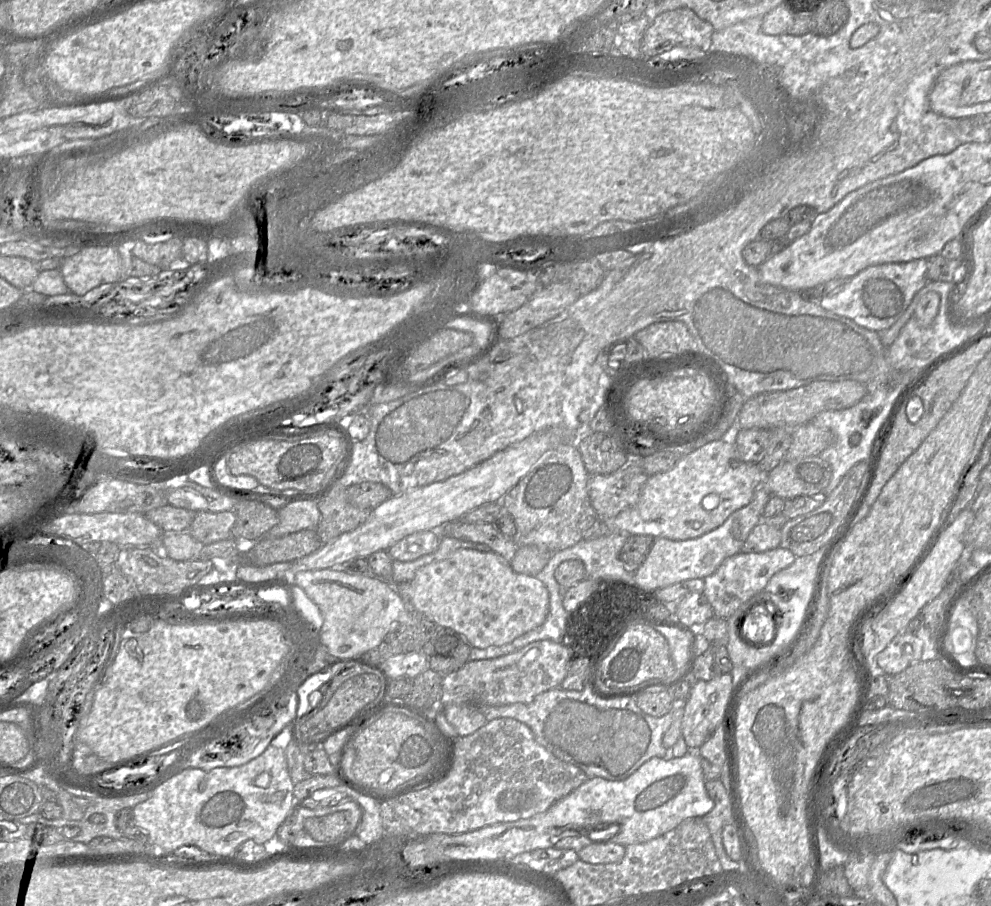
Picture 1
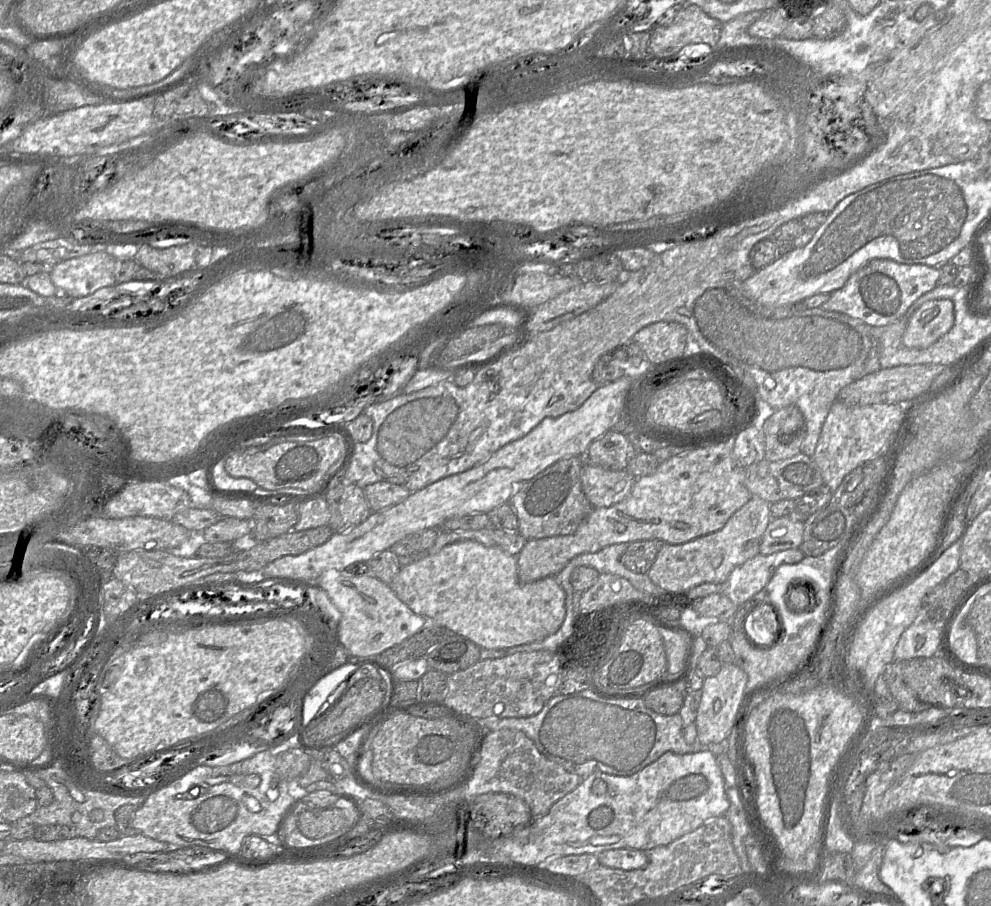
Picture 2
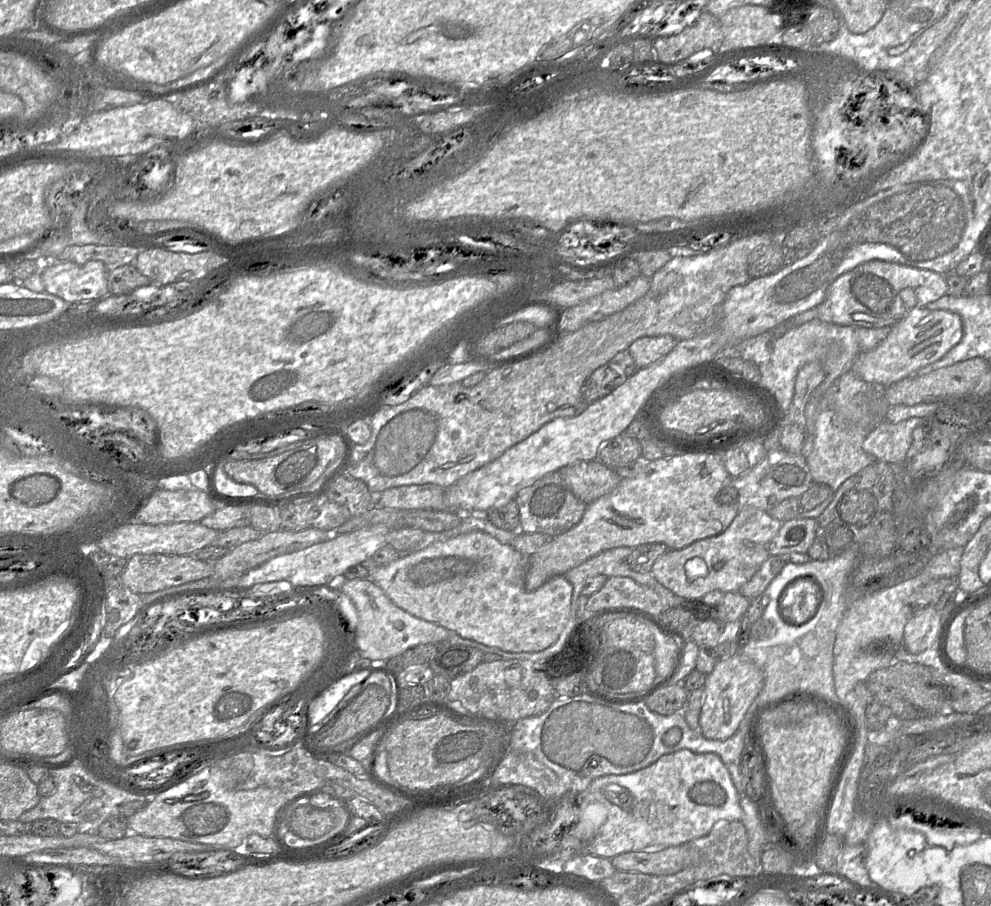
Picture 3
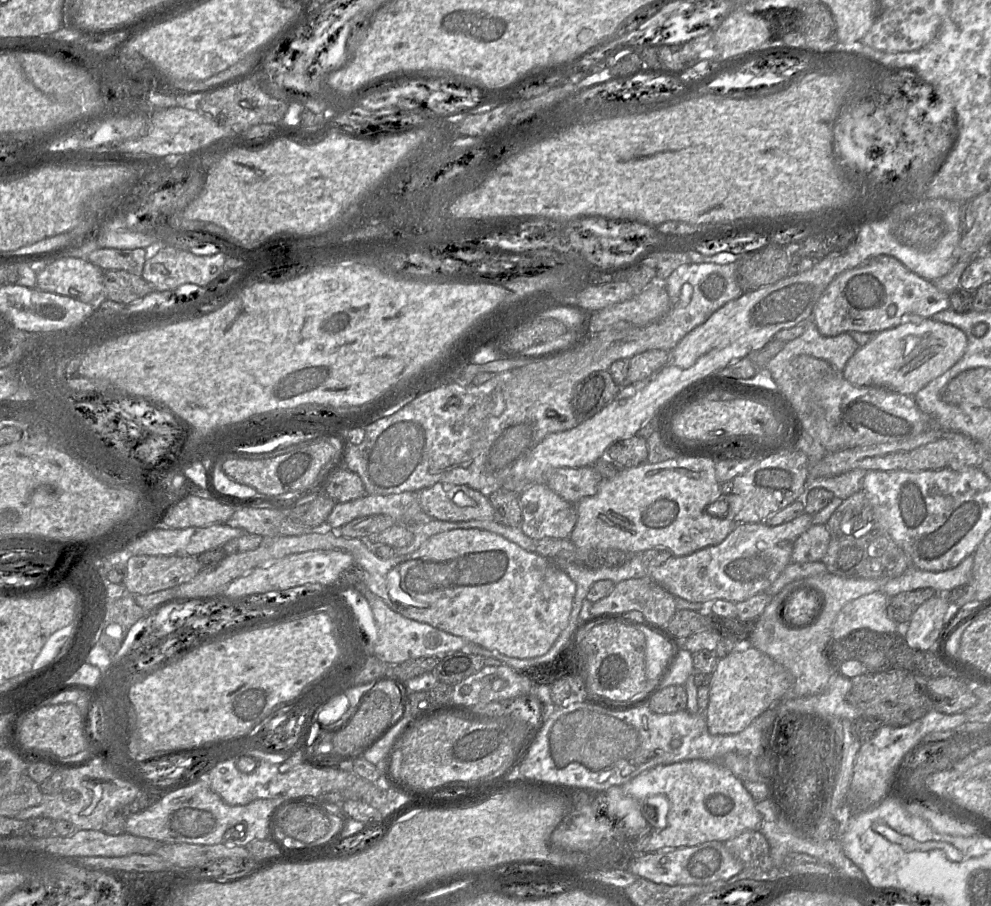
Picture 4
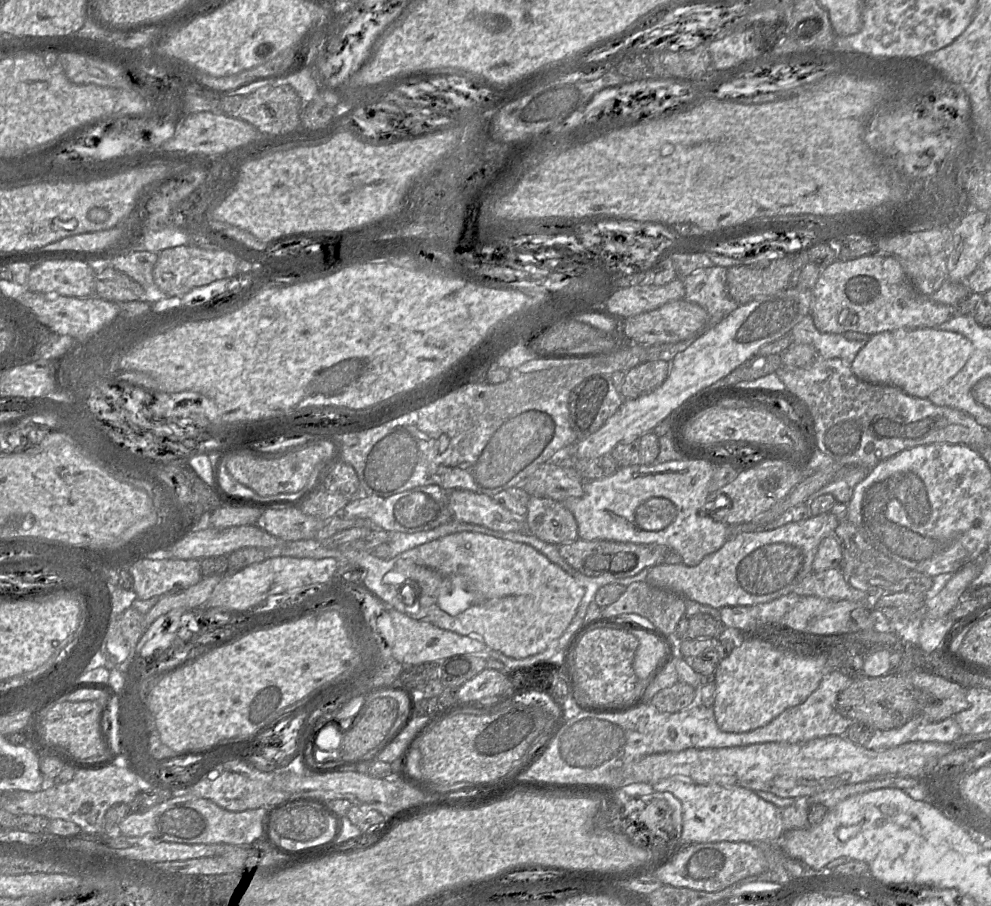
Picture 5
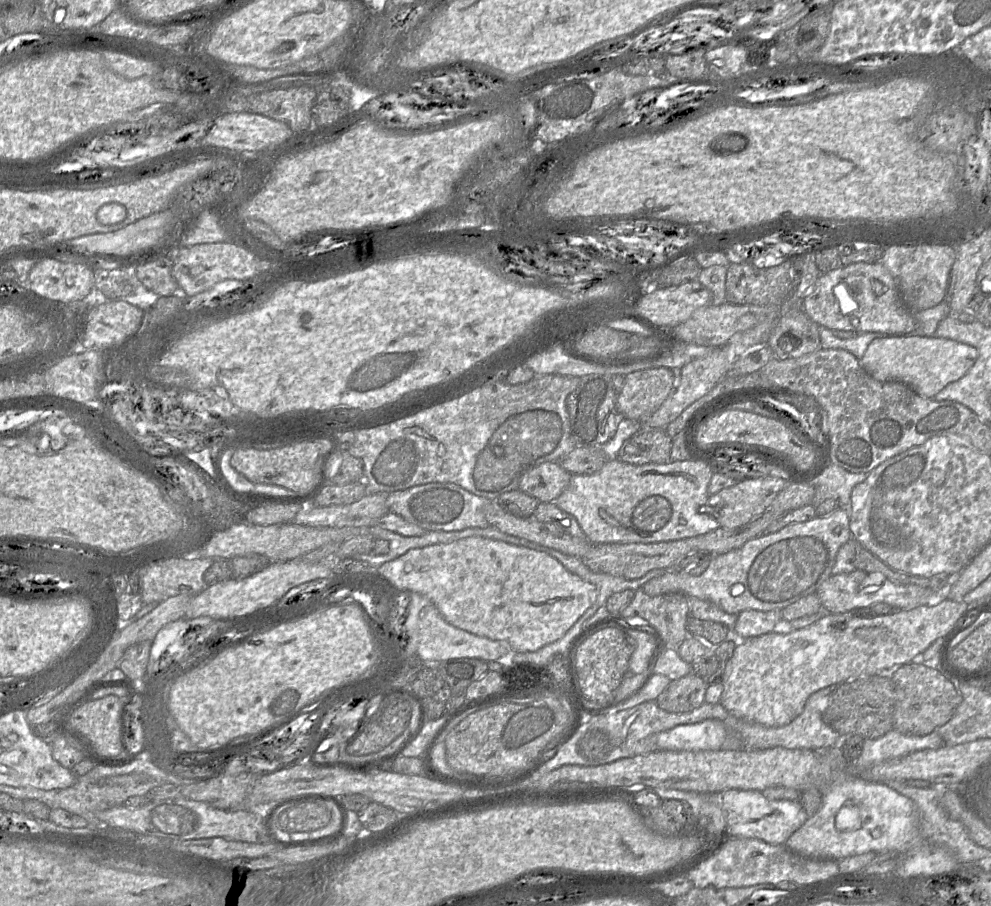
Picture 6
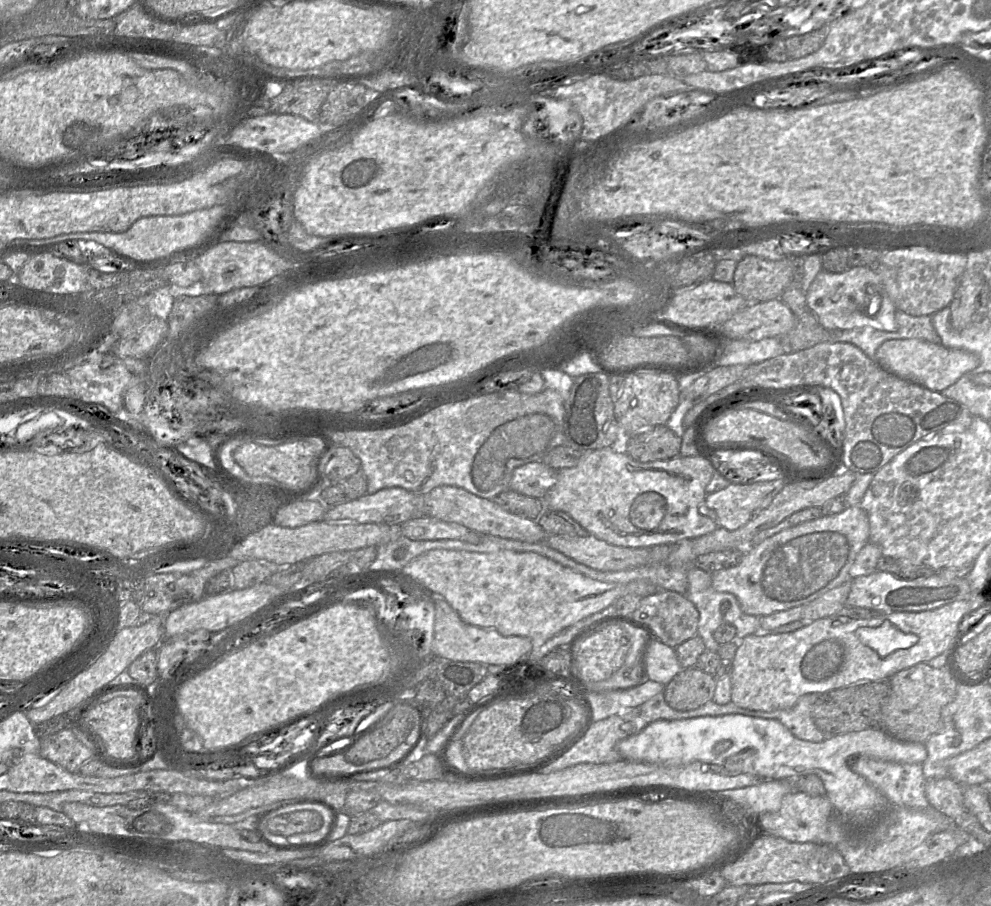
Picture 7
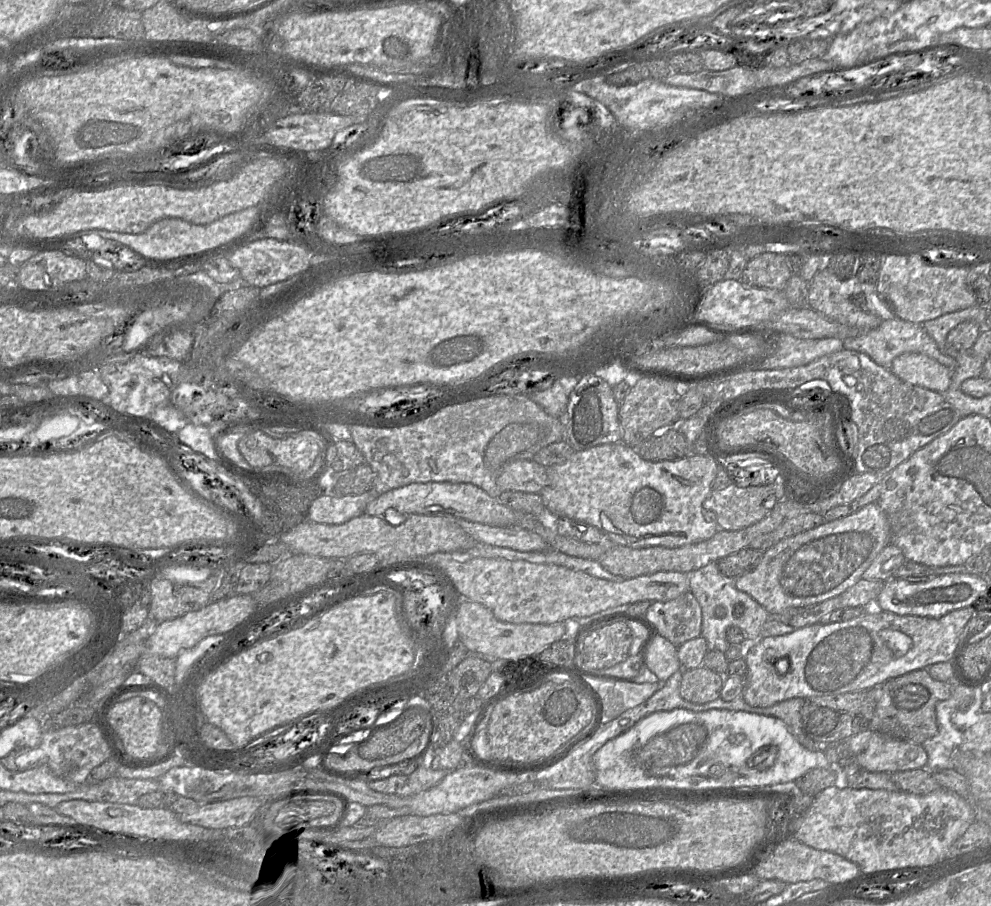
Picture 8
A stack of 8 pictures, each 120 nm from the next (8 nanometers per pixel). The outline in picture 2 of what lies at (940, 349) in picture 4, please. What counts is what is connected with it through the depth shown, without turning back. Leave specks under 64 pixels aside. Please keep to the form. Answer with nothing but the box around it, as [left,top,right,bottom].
[902,300,954,348]

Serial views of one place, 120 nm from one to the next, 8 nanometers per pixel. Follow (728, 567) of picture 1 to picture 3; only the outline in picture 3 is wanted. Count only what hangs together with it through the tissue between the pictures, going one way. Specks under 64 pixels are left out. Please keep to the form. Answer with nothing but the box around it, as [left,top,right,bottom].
[739,553,810,600]

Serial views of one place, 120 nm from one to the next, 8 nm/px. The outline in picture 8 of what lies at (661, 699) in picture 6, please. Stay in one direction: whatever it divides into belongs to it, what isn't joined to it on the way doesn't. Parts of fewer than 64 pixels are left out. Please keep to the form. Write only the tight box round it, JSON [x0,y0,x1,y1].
[679,666,725,704]

